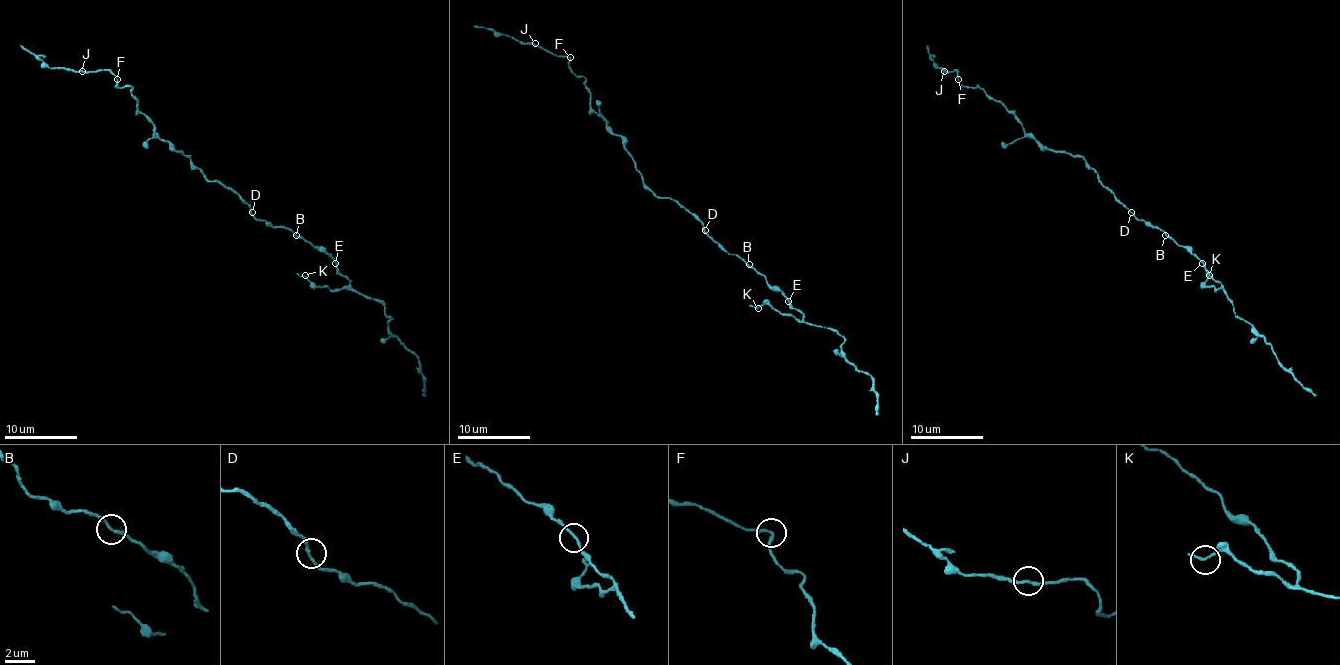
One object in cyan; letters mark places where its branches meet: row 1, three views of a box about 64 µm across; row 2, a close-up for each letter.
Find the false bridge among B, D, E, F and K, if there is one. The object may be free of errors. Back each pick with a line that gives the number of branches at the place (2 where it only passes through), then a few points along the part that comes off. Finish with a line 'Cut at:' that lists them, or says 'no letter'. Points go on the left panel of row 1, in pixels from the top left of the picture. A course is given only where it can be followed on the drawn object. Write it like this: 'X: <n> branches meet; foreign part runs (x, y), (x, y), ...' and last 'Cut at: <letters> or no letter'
Cut at: no letter

